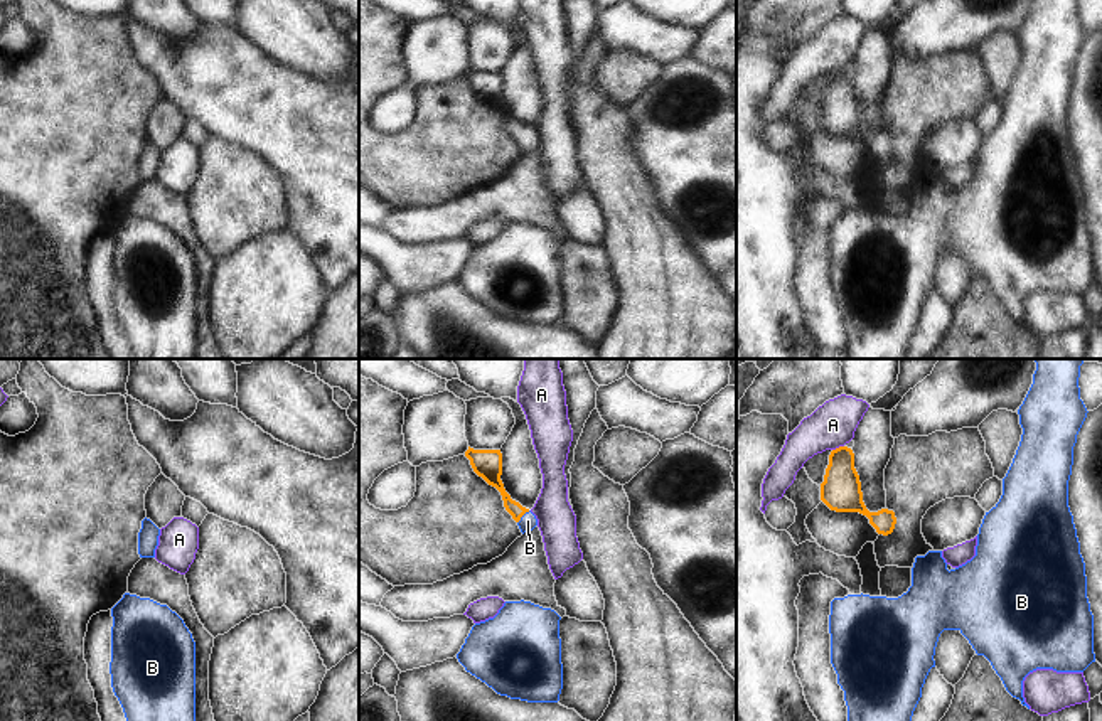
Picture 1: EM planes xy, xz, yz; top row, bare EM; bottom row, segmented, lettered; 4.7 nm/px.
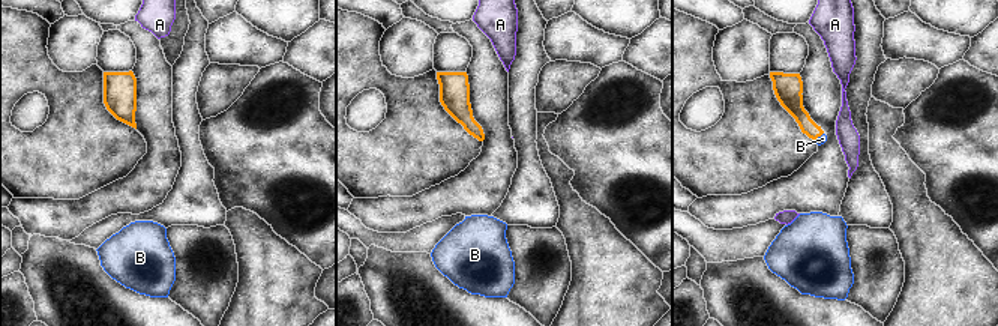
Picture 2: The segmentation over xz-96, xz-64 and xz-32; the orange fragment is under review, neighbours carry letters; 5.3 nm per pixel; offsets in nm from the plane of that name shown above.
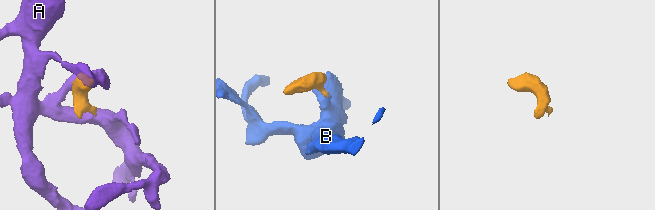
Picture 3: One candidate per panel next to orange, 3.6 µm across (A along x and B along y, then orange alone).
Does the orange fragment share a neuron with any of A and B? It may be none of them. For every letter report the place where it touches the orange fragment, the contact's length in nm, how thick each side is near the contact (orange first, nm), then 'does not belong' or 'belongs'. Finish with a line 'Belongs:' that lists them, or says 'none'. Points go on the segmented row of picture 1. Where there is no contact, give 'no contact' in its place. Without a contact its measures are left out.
A: contact yz (839, 447); length 60 nm; calibres 190 and 220 nm; does not belong
B: contact xz (523, 514); length 90 nm; calibres 90 and 80 nm; belongs
Belongs: B

